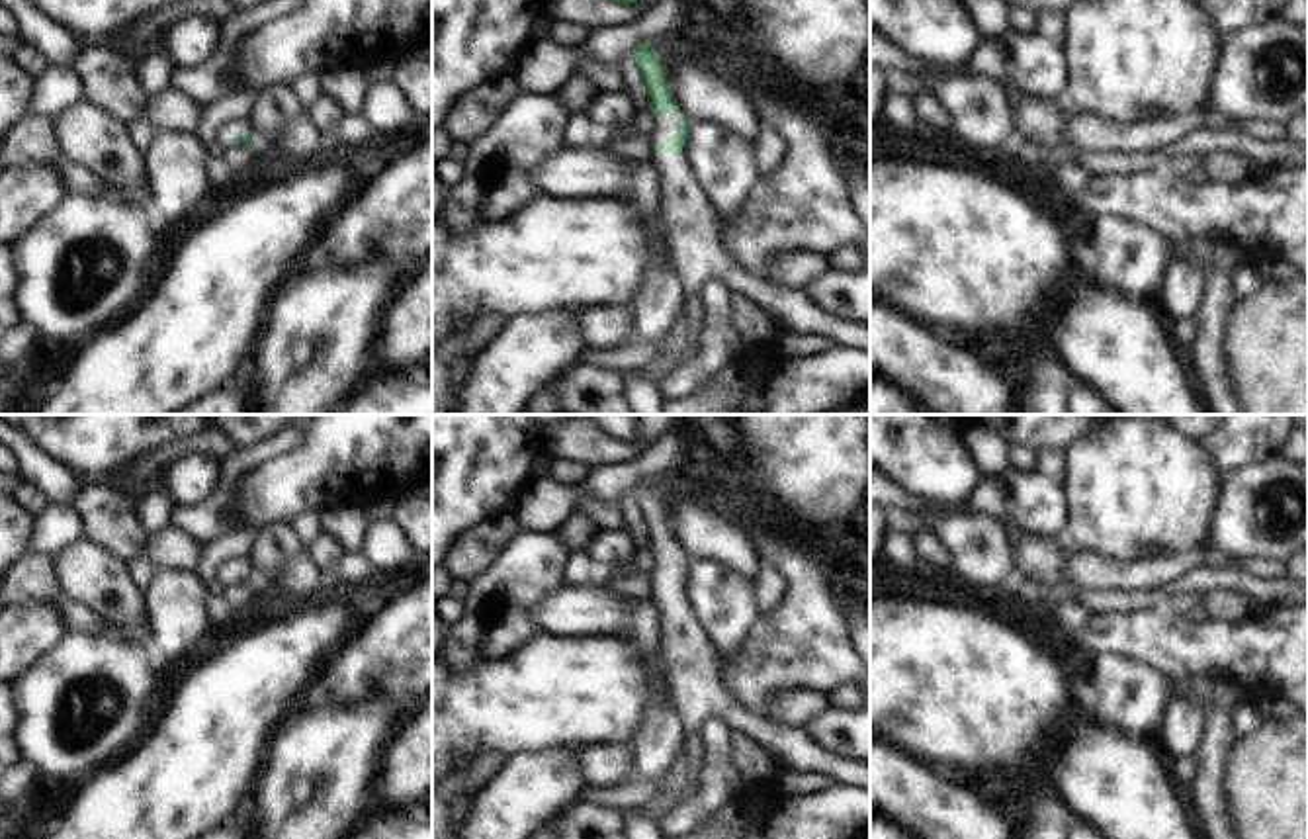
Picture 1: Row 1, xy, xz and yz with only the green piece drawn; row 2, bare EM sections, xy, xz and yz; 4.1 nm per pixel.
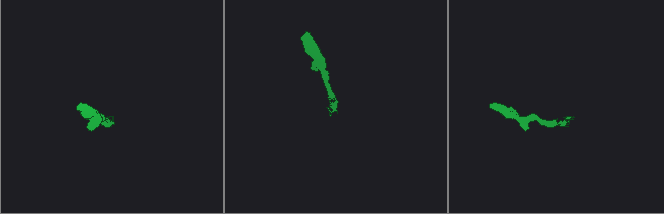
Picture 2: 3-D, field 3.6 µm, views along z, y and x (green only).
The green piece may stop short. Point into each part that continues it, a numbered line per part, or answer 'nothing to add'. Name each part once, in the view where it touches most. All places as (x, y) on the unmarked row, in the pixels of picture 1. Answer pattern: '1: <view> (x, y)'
1: xz (691, 662)

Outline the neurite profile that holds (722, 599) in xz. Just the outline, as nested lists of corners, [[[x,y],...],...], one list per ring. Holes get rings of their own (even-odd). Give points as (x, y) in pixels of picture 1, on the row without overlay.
[[[692,559],[684,591],[719,659],[731,659],[759,620],[755,583],[714,559]]]

